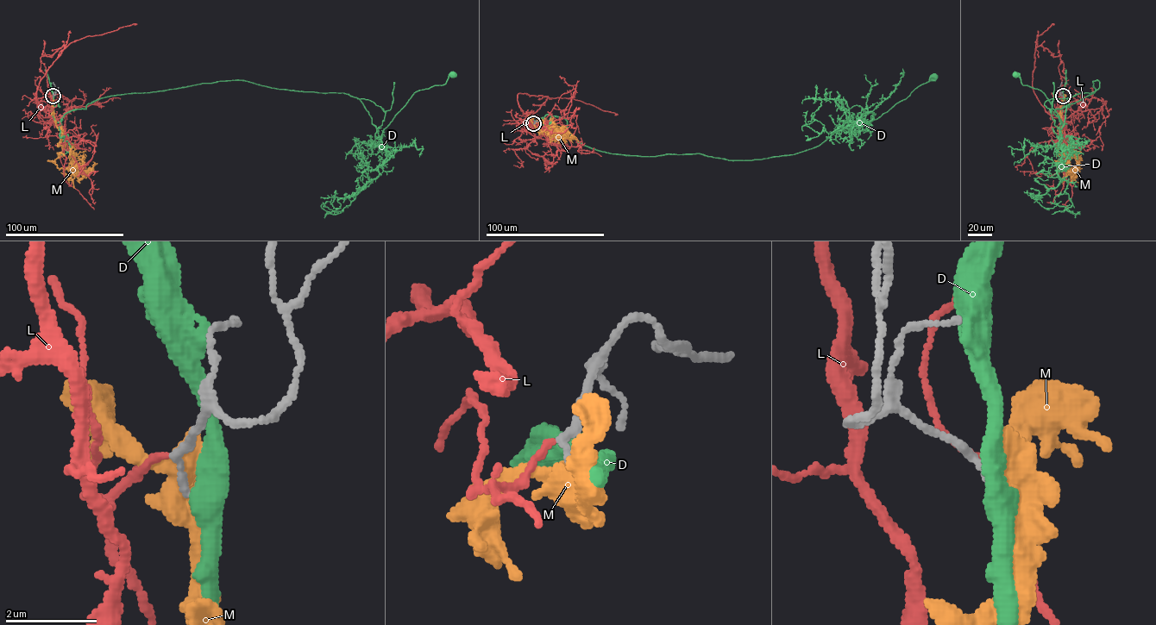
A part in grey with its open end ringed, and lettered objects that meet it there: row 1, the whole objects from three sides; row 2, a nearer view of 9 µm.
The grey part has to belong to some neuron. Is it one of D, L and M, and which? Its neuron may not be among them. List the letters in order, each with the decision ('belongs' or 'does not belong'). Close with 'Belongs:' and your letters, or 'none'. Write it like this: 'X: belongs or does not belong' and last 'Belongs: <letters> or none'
D: does not belong
L: belongs
M: does not belong
Belongs: L

